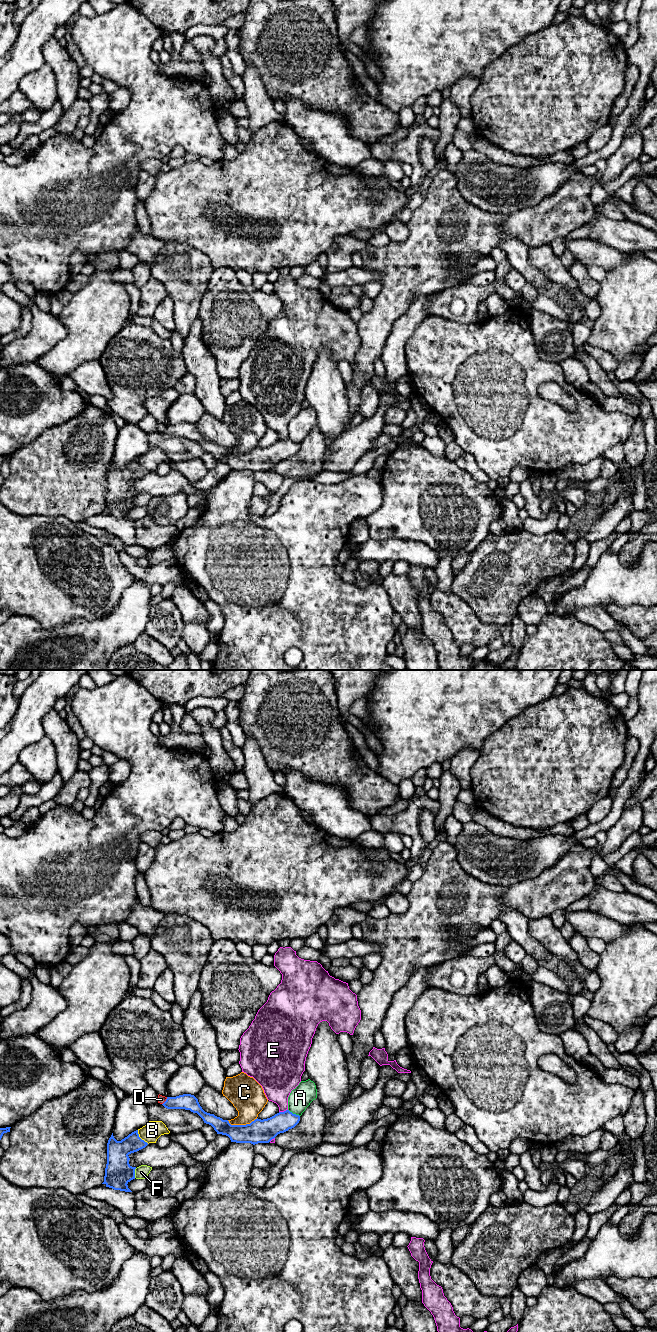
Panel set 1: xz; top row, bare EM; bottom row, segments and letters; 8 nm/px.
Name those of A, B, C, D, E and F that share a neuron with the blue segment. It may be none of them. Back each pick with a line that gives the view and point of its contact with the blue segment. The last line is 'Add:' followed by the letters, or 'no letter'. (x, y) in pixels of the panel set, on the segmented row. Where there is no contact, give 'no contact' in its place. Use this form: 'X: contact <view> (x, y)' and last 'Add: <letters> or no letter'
Add: no letter

